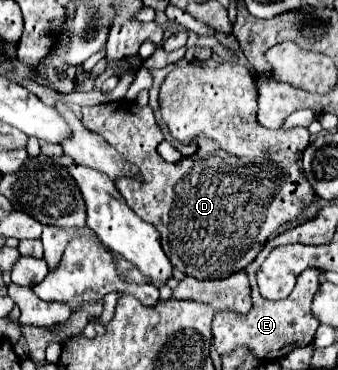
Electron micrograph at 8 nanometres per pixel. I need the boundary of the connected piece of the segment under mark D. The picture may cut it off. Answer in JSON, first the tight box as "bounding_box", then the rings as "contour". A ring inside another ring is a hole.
{"bounding_box":[83,58,317,280],"contour":[[[195,58],[195,60],[191,60],[191,62],[188,62],[183,67],[174,68],[167,75],[167,78],[165,78],[163,88],[161,88],[161,92],[159,92],[159,106],[161,106],[163,122],[167,124],[171,136],[173,136],[177,142],[181,142],[181,144],[191,144],[193,140],[197,142],[199,148],[197,148],[197,152],[195,152],[193,156],[181,158],[181,160],[175,162],[175,164],[163,162],[163,160],[159,158],[159,154],[157,154],[157,144],[163,140],[163,134],[161,134],[161,130],[159,130],[159,126],[157,126],[157,122],[155,122],[155,118],[153,118],[153,110],[151,110],[149,106],[139,108],[139,106],[137,106],[135,102],[131,102],[131,100],[117,100],[117,102],[107,102],[107,104],[83,108],[83,124],[85,124],[87,130],[97,132],[99,136],[103,136],[127,162],[131,162],[133,166],[139,168],[139,176],[141,176],[139,180],[137,180],[137,176],[121,176],[121,178],[117,178],[115,186],[117,186],[117,190],[121,192],[121,196],[127,200],[129,208],[131,208],[135,214],[139,214],[145,222],[151,222],[151,224],[159,230],[163,252],[167,254],[167,258],[169,258],[169,262],[173,264],[173,268],[177,268],[177,270],[181,270],[183,274],[193,276],[193,278],[197,278],[197,280],[219,280],[219,278],[227,278],[227,276],[231,276],[231,274],[243,270],[247,264],[251,264],[251,262],[255,260],[255,256],[261,252],[261,248],[265,246],[265,242],[269,240],[269,236],[271,236],[279,226],[283,226],[283,224],[289,222],[289,220],[295,220],[303,210],[307,210],[309,206],[315,204],[317,194],[315,194],[313,186],[307,182],[307,178],[305,178],[305,174],[303,174],[303,168],[301,168],[301,156],[303,156],[303,150],[305,150],[307,144],[309,144],[309,130],[307,130],[307,128],[299,128],[299,126],[297,126],[297,128],[291,128],[291,130],[267,130],[267,128],[263,128],[263,126],[257,122],[257,118],[255,118],[255,114],[257,114],[257,76],[253,76],[253,74],[251,74],[245,66],[241,66],[241,64],[225,64],[225,62],[223,62],[223,64],[213,72],[213,70],[207,68],[207,64],[205,64],[203,60],[199,62],[199,60]]]}

